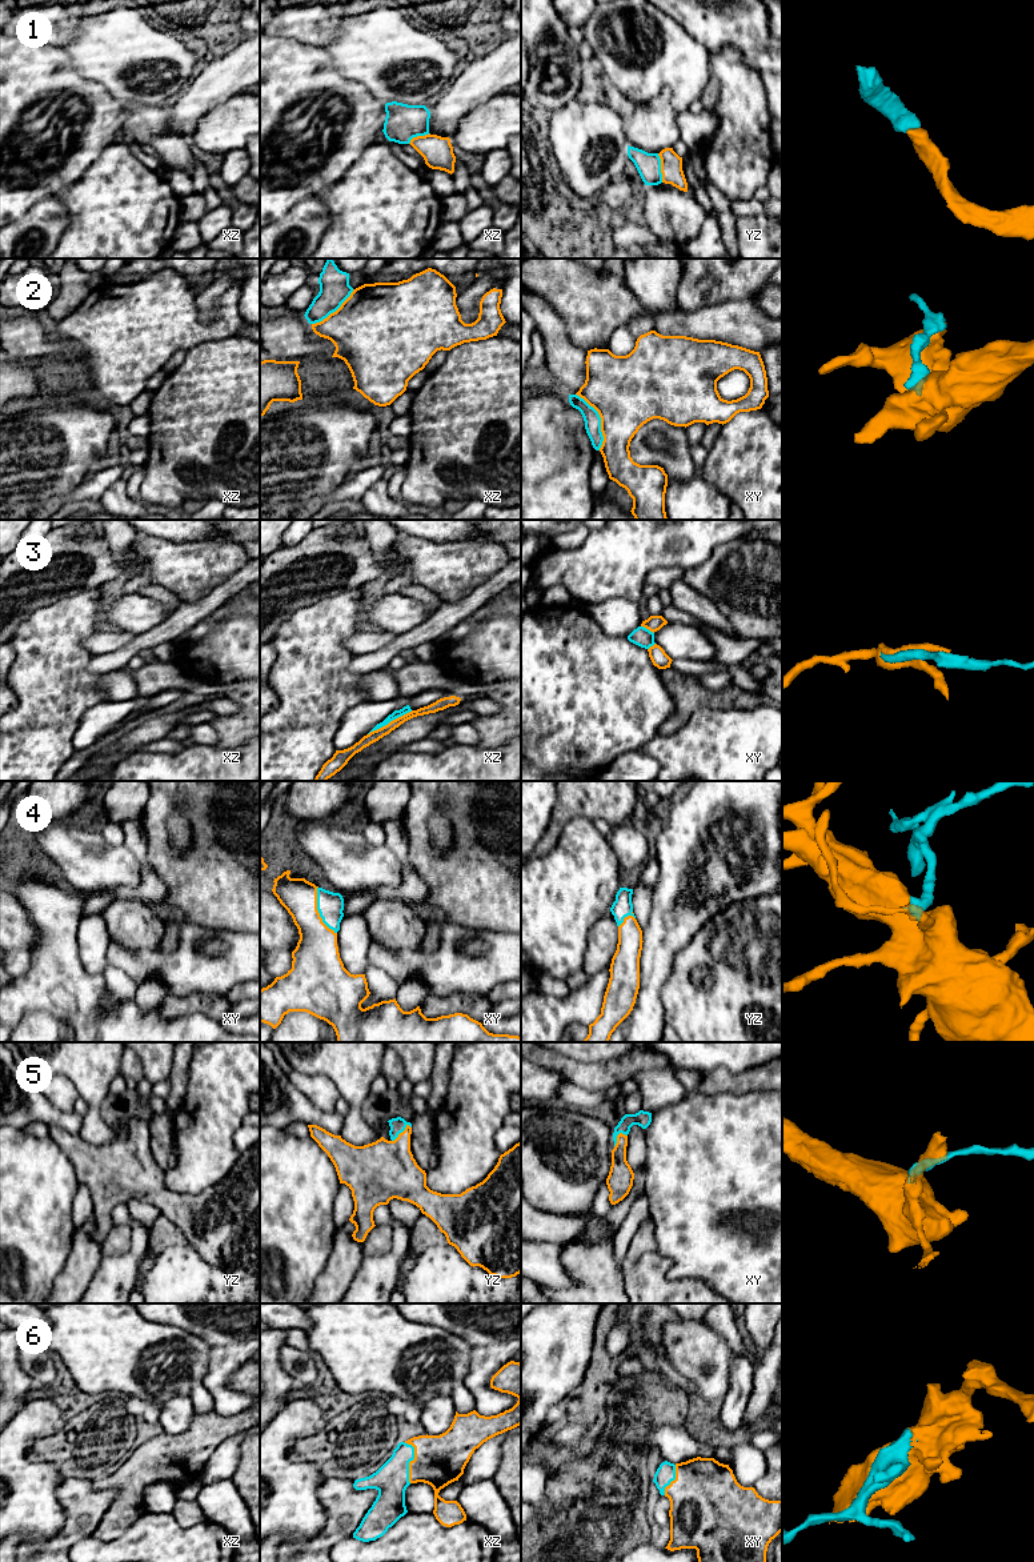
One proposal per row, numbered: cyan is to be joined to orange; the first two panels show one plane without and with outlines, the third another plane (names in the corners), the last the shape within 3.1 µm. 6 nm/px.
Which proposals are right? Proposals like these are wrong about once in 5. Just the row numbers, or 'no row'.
1, 3, 4, 5, 6

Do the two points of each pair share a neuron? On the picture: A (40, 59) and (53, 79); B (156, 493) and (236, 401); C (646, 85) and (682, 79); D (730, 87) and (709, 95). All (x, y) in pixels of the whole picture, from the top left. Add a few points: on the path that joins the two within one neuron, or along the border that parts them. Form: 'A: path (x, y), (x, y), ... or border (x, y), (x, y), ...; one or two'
A: path (40, 64), (48, 73); one
B: path (172, 471), (216, 424); one
C: path (656, 79), (673, 79); one
D: border (710, 72), (718, 88), (718, 100), (710, 111); two

